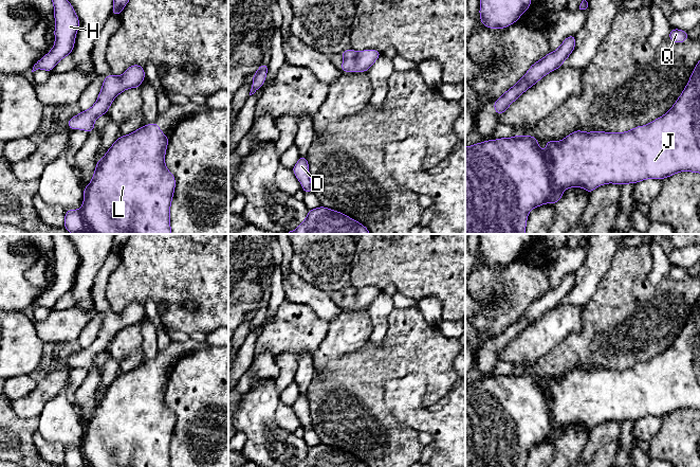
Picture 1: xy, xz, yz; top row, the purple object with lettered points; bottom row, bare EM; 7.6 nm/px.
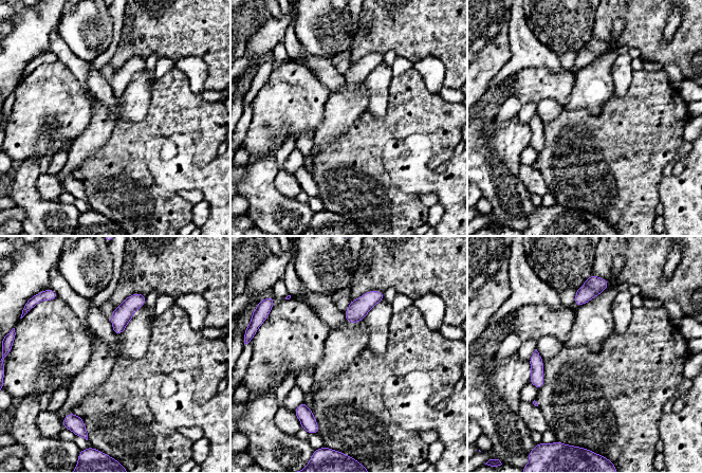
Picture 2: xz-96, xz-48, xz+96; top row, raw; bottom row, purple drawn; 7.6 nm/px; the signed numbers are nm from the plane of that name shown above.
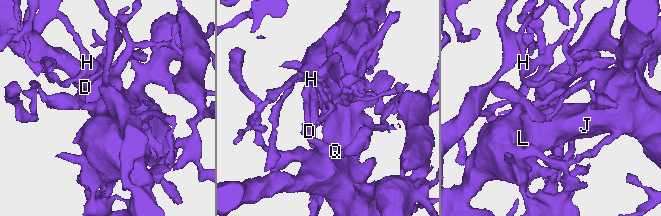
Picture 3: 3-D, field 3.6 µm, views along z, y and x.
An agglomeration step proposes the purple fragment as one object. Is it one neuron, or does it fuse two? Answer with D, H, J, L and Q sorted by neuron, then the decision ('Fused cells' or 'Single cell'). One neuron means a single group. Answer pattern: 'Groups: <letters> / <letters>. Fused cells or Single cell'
Groups: D H J L Q. Single cell

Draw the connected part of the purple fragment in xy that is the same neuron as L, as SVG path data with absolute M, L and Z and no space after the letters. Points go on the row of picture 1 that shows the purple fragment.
M154 123L147 124L130 134L121 136L107 150L104 158L100 161L96 161L93 178L87 187L82 188L84 204L79 210L67 210L63 228L72 234L126 234L127 232L133 232L134 234L172 234L170 229L169 213L176 188L176 178L165 165L165 154L168 142L169 138L160 130L160 125Z

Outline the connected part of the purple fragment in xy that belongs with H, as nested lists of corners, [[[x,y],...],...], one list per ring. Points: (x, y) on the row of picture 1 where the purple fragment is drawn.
[[[52,0],[54,4],[55,44],[51,51],[38,60],[32,72],[43,69],[51,72],[56,64],[70,55],[74,49],[76,33],[79,29],[79,19],[68,0]]]

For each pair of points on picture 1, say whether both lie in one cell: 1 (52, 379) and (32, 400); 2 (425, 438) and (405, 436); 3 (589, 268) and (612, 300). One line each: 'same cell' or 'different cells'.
1: same cell
2: different cells
3: different cells

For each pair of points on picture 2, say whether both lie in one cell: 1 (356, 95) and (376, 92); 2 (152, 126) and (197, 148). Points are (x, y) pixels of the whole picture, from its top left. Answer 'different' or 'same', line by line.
1: different
2: same

